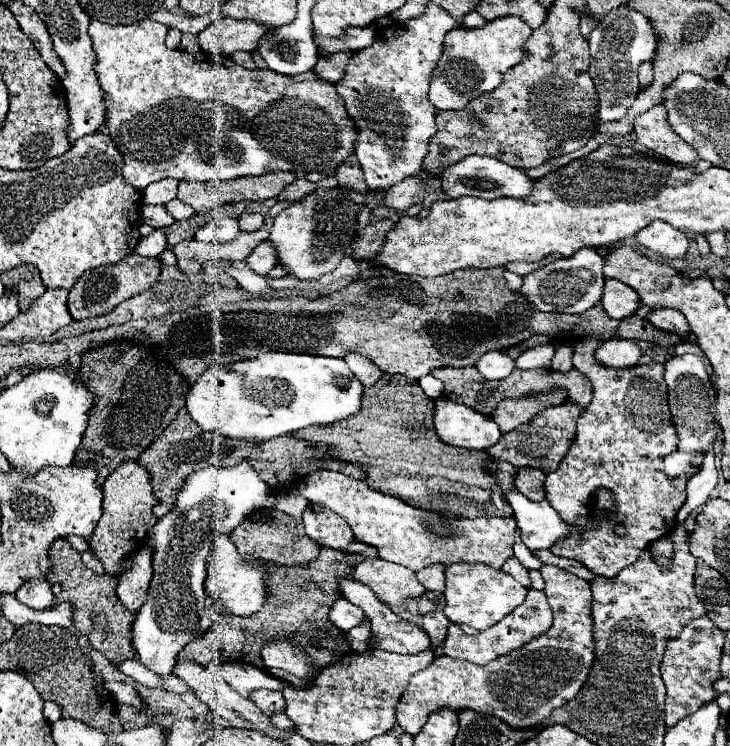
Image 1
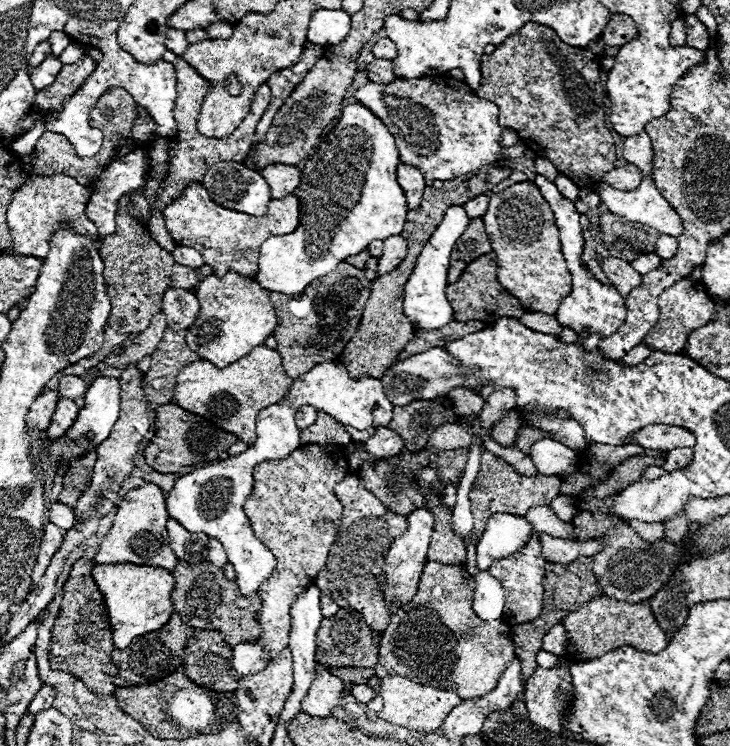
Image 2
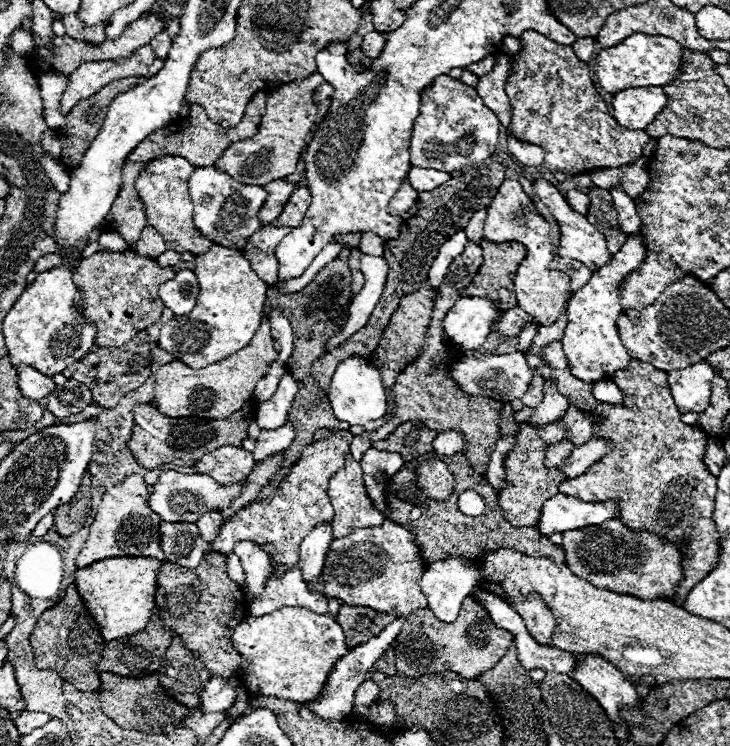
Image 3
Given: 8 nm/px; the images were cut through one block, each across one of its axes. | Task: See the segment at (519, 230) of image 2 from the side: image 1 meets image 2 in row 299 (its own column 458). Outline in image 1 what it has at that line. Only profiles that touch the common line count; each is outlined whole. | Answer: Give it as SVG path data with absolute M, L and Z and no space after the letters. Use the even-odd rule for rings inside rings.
M316 470L306 474L300 478L296 488L300 488L300 494L308 502L320 504L340 514L352 528L354 538L376 548L380 558L406 566L414 572L432 564L442 564L448 568L456 562L486 564L500 570L502 564L514 556L512 546L514 534L518 532L514 518L446 518L438 512L414 508L396 496L370 490L366 482L330 470Z

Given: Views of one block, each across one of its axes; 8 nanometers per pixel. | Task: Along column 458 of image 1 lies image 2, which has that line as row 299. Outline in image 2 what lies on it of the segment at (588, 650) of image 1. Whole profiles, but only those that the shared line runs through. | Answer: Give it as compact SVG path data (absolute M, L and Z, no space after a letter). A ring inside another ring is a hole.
M682 278L674 286L666 288L658 298L658 308L660 308L658 324L654 326L654 330L650 330L642 338L642 342L652 352L656 352L656 350L672 352L672 354L684 352L690 332L708 324L712 320L712 314L714 314L714 302L710 300L710 294L706 294L706 286L702 286L700 280L690 280L690 278Z

